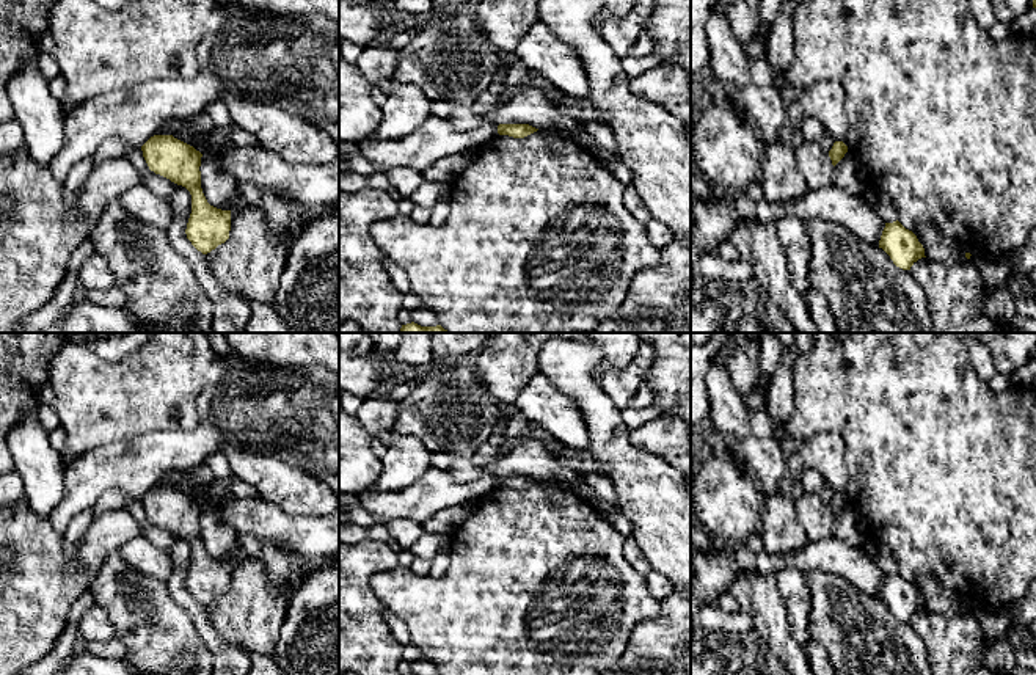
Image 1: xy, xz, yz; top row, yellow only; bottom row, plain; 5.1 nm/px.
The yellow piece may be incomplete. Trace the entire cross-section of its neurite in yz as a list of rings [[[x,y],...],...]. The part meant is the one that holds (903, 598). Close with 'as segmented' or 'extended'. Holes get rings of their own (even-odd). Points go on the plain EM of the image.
[[[898,571],[885,575],[879,600],[882,600],[893,615],[903,622],[910,622],[918,611],[926,609],[925,600],[917,587],[906,581]]]; as segmented

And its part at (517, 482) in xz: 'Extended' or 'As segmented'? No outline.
As segmented

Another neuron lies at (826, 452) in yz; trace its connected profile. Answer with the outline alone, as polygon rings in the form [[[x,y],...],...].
[[[824,432],[802,441],[799,451],[786,458],[788,474],[802,479],[807,469],[816,469],[835,493],[846,491],[846,443],[835,432]]]

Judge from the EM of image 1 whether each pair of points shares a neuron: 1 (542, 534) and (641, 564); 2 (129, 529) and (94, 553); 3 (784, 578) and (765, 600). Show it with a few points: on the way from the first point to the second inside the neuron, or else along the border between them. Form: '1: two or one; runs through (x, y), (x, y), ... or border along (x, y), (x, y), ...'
1: two; border along (623, 539), (623, 558), (645, 576)
2: one; runs through (121, 529), (102, 545)
3: two; border along (774, 576), (787, 620)

